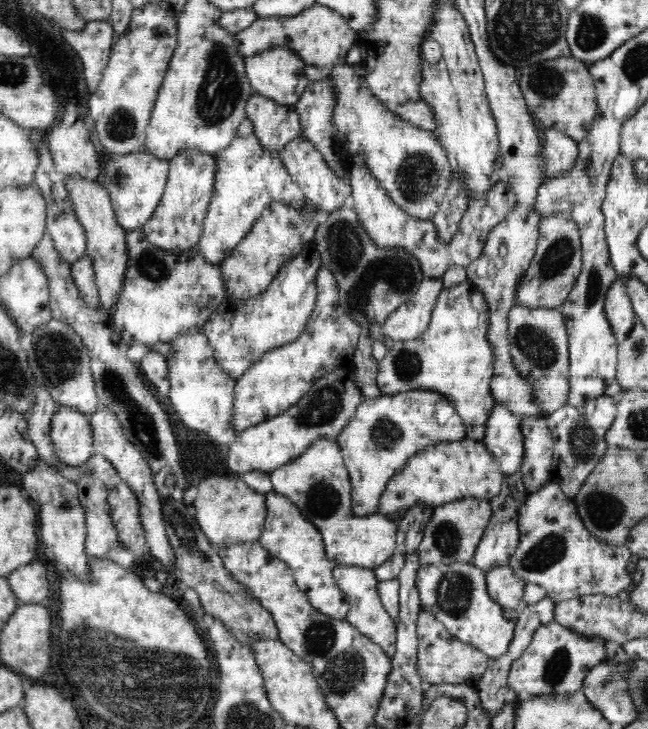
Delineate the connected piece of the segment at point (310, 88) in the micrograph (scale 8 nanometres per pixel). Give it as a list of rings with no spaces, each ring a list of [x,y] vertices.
[[[328,76],[321,82],[308,84],[293,109],[299,114],[299,136],[316,147],[337,176],[347,178],[348,171],[334,147],[335,128],[331,123],[333,104],[333,90]]]

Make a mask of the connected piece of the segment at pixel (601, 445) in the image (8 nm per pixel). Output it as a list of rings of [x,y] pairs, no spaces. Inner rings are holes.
[[[602,395],[586,401],[582,408],[566,404],[546,418],[548,428],[554,439],[552,482],[562,487],[568,498],[574,498],[583,485],[585,478],[594,470],[608,448],[605,440],[606,431],[616,418],[617,398]]]

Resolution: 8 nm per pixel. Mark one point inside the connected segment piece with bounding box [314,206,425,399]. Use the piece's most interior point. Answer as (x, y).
(373, 282)

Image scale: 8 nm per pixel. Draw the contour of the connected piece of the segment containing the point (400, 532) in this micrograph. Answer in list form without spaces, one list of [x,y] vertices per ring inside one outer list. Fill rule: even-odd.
[[[427,504],[410,506],[406,516],[397,525],[395,548],[398,553],[406,556],[417,552],[433,509]]]

